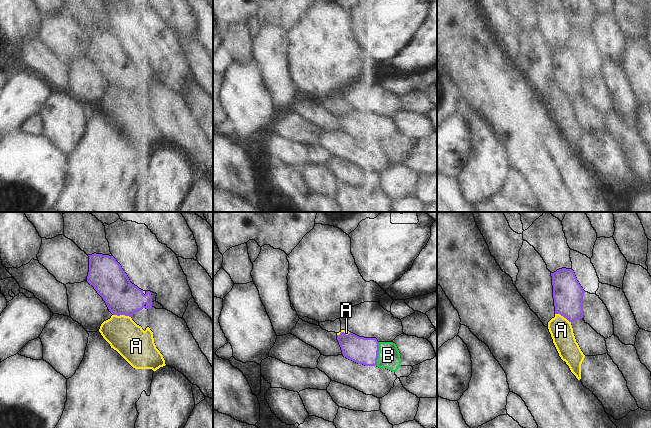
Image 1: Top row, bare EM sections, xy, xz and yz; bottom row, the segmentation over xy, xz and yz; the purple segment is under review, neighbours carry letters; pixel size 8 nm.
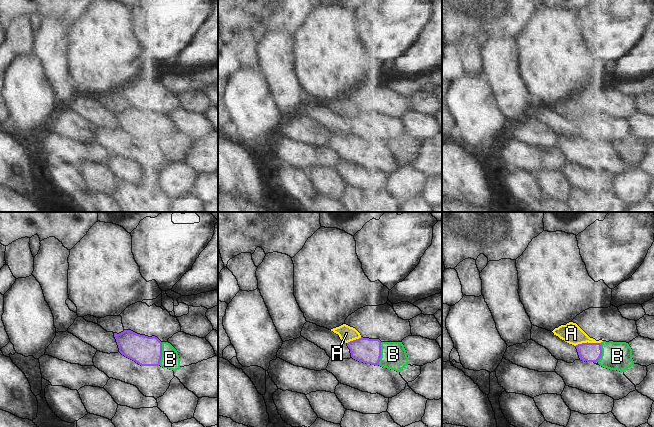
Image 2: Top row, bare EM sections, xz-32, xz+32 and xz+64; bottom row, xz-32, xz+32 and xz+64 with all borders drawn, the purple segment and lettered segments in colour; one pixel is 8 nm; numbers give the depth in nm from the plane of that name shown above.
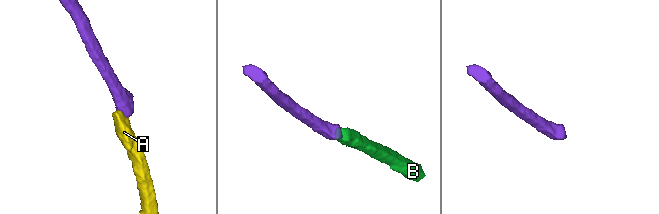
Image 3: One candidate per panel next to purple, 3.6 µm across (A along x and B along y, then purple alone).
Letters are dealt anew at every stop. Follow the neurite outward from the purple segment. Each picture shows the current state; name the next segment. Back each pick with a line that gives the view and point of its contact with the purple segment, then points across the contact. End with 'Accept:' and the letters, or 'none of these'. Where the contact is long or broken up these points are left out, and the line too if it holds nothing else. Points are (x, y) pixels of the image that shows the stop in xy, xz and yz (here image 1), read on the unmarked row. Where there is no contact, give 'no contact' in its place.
B: xz (377, 130) | across xz (361, 126), (377, 130), (388, 131)
Accept: B

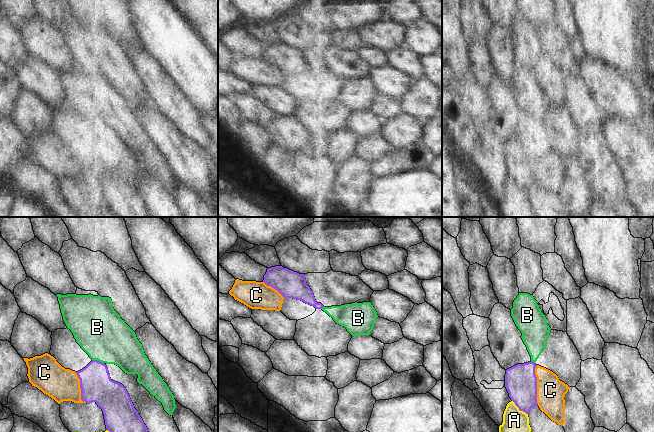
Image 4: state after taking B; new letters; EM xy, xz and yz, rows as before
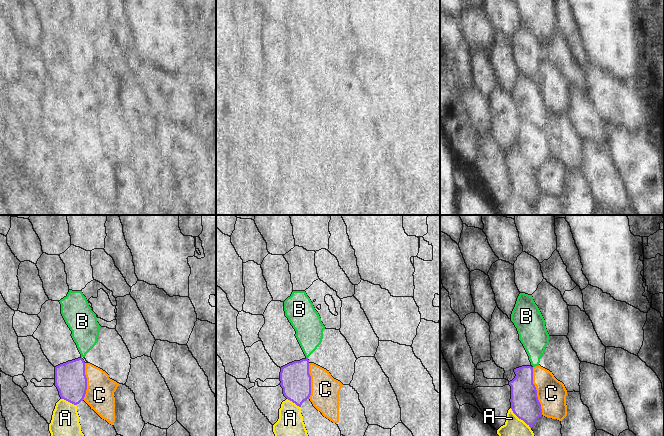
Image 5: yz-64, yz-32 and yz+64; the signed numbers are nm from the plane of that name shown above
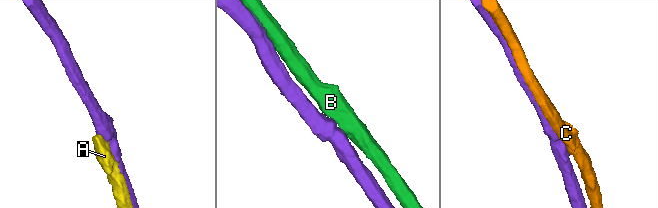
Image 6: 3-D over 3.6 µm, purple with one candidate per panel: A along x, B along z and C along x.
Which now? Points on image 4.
Accept: none of these

